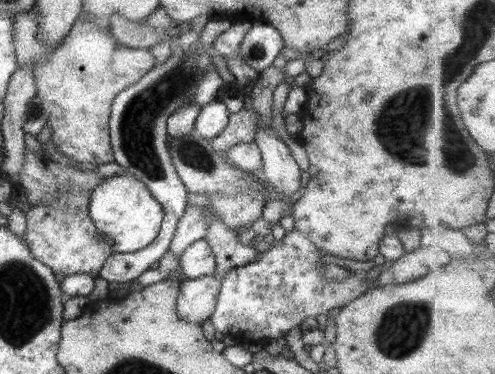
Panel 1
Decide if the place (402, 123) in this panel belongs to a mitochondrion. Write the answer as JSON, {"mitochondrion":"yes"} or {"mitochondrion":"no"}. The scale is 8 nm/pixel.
{"mitochondrion":"yes"}

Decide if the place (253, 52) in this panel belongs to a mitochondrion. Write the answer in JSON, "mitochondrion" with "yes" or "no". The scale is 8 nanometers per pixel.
{"mitochondrion":"yes"}

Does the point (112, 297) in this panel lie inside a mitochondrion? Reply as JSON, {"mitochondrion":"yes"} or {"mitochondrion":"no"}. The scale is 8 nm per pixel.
{"mitochondrion":"no"}

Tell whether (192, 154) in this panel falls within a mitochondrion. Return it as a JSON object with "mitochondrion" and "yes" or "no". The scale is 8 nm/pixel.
{"mitochondrion":"yes"}

